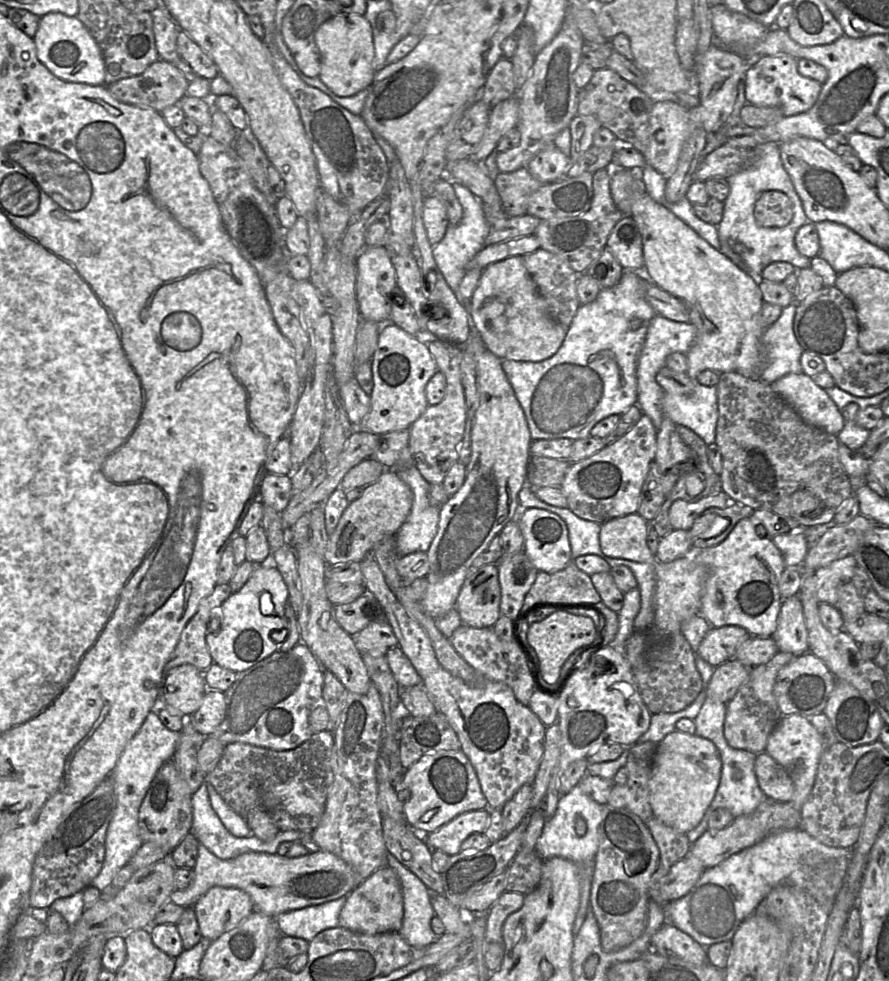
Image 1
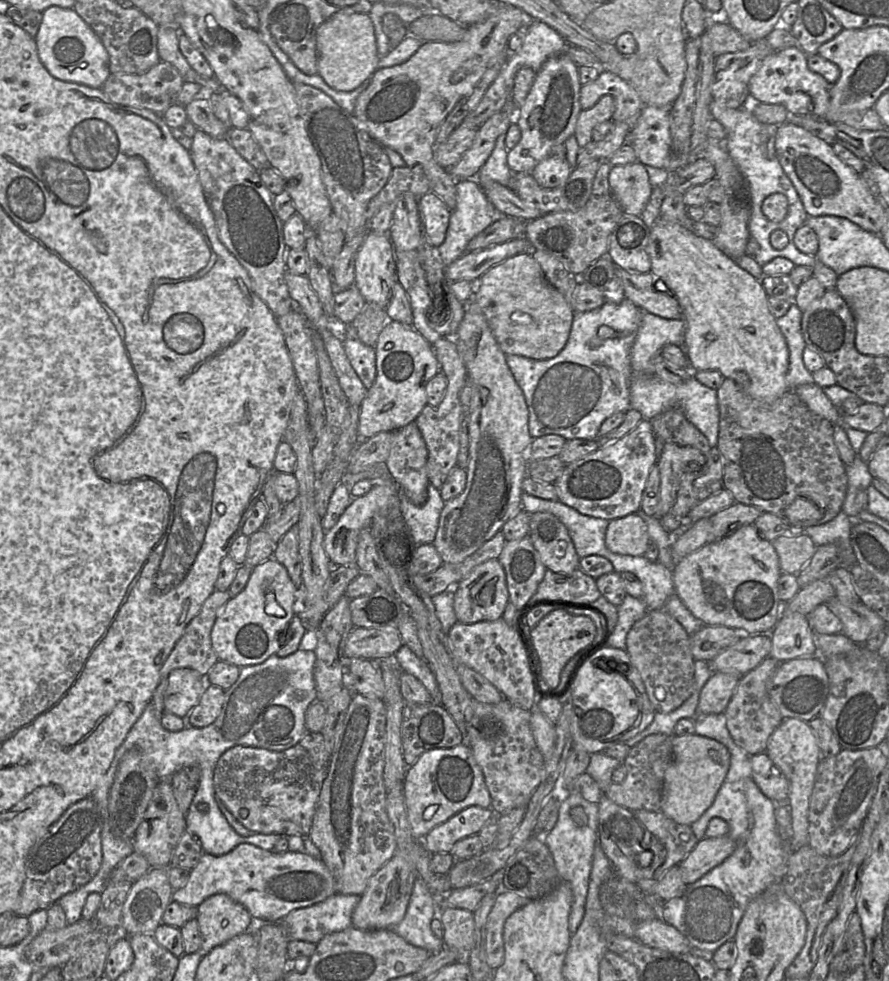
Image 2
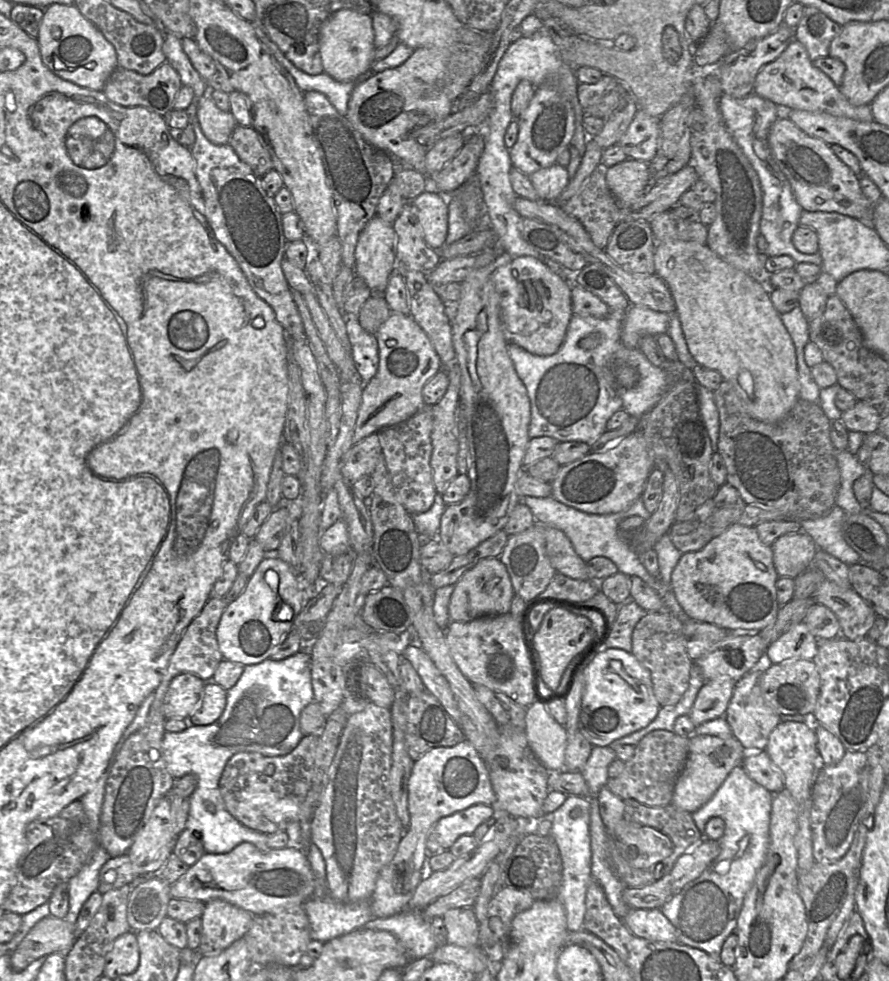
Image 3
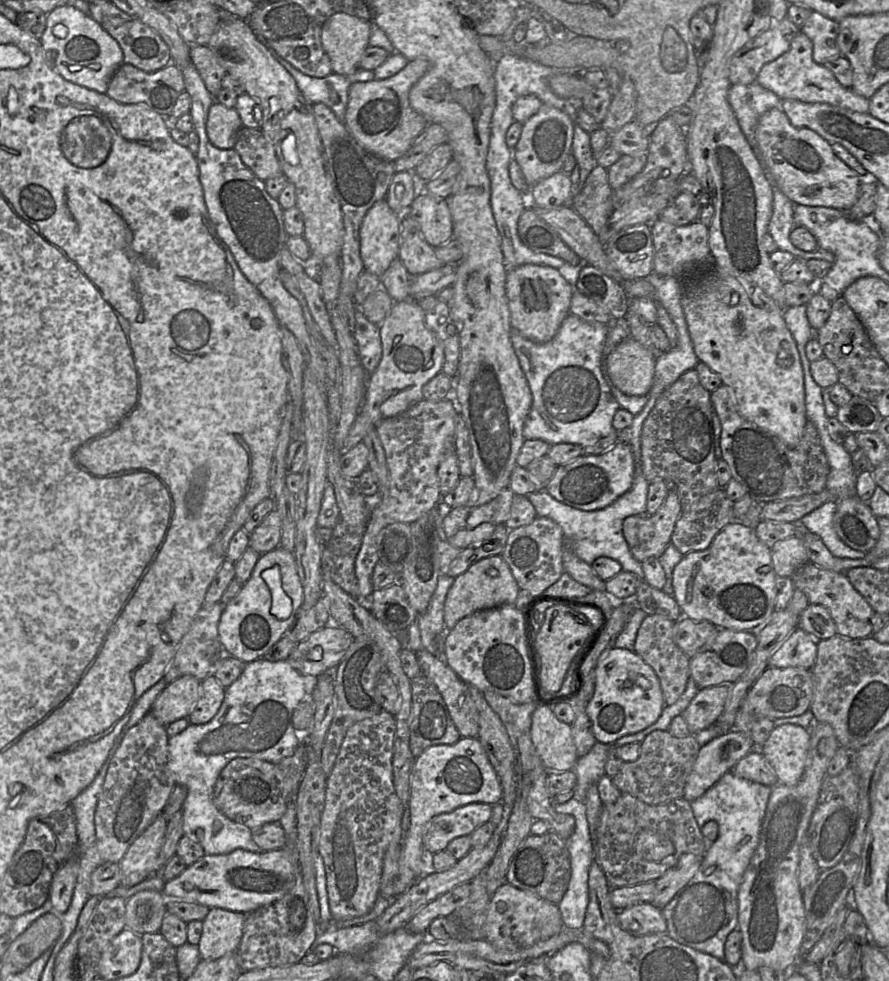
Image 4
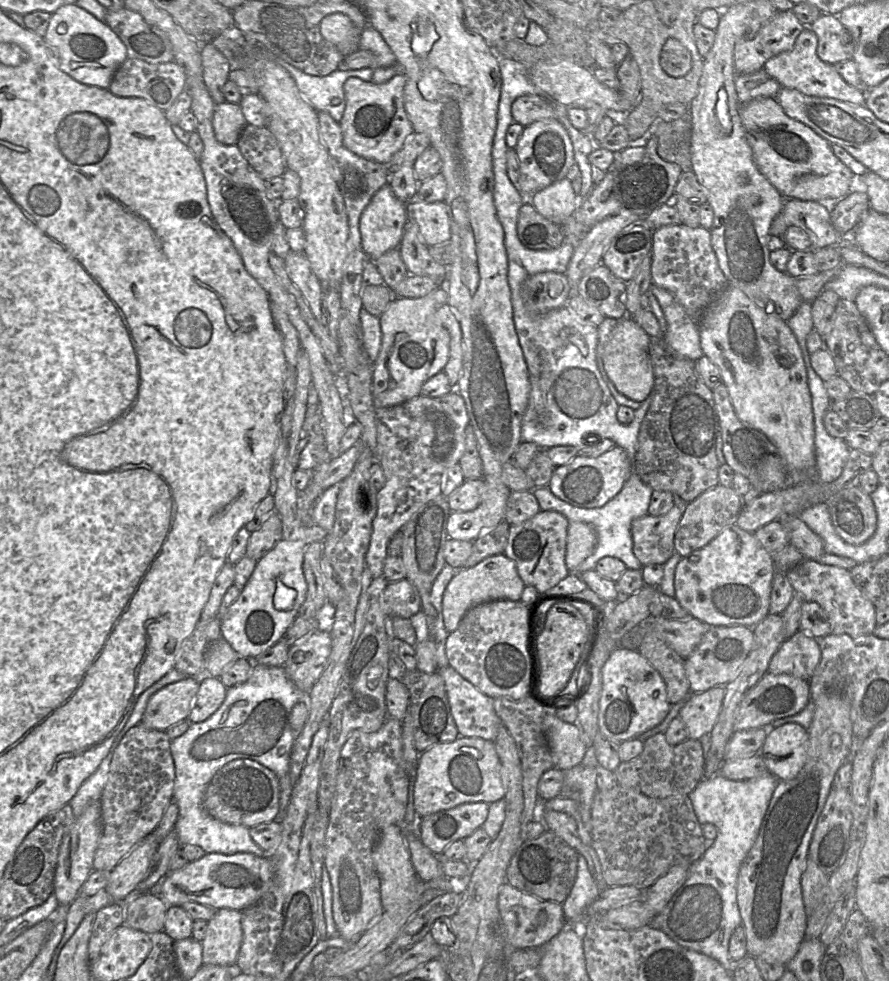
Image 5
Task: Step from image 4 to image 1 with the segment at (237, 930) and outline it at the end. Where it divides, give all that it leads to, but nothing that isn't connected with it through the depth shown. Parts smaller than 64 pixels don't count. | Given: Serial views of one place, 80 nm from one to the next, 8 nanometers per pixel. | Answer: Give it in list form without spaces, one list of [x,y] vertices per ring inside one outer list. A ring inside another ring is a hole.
[[[210,888],[193,906],[202,937],[214,941],[253,911],[251,897],[238,888]]]

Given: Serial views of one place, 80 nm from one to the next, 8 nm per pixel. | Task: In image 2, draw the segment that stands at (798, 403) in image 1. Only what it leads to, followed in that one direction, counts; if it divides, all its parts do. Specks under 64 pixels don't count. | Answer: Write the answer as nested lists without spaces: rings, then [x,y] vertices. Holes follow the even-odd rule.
[[[815,382],[797,386],[794,393],[815,414],[827,419],[834,425],[841,423],[842,413]]]

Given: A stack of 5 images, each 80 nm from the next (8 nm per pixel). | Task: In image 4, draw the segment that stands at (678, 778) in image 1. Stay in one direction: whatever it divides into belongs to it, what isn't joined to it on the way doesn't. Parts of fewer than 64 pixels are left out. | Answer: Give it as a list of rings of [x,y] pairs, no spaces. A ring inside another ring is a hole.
[[[733,729],[701,746],[686,781],[683,798],[693,802],[702,796],[753,749],[752,740]]]

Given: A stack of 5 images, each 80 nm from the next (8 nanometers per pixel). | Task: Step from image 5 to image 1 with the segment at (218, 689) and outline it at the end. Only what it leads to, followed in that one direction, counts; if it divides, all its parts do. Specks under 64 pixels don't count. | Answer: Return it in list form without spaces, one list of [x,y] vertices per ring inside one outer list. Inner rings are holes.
[[[207,689],[200,707],[189,717],[188,724],[198,733],[209,736],[225,717],[225,694],[216,689]]]

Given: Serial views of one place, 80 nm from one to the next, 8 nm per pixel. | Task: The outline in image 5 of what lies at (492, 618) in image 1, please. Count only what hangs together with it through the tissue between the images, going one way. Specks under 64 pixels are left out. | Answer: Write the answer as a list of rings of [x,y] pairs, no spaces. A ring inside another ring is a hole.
[[[504,554],[489,556],[473,567],[456,570],[444,591],[442,600],[444,626],[449,632],[458,627],[462,617],[473,606],[493,600],[519,601],[525,588],[514,561]]]

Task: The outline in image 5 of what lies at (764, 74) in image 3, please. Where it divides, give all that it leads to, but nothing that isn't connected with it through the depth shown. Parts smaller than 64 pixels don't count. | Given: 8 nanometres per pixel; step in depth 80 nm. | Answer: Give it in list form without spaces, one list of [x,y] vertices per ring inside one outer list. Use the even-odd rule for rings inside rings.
[[[804,27],[793,48],[769,59],[763,69],[778,81],[781,87],[795,89],[809,96],[834,98],[856,105],[864,105],[866,92],[846,83],[834,65],[820,60],[817,56],[817,43],[817,35],[809,27]]]

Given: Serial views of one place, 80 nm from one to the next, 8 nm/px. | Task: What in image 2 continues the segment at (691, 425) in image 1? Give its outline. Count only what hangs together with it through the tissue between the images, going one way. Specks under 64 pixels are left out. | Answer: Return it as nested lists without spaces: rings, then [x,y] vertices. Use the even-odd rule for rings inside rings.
[[[633,373],[630,382],[630,406],[648,421],[666,411],[679,409],[687,420],[705,435],[711,448],[717,446],[719,433],[717,390],[701,384],[693,375],[679,384],[672,384],[655,374]]]

